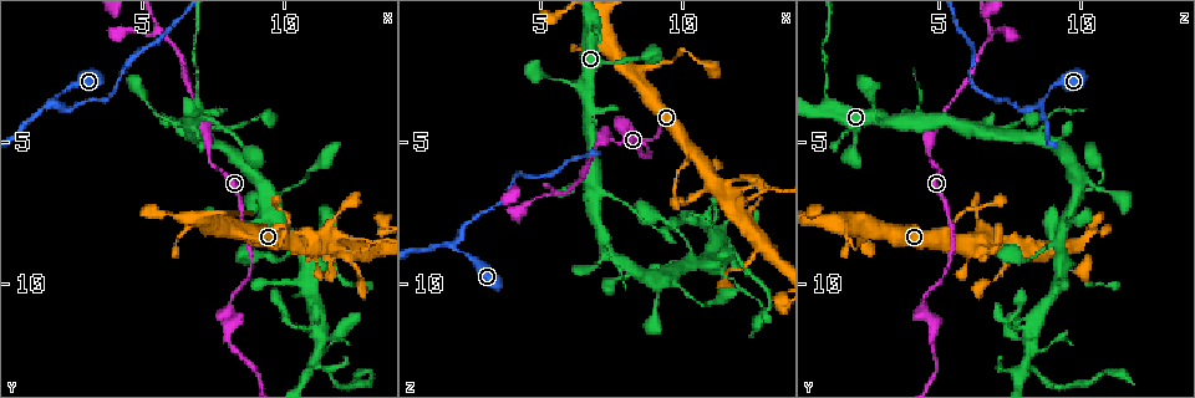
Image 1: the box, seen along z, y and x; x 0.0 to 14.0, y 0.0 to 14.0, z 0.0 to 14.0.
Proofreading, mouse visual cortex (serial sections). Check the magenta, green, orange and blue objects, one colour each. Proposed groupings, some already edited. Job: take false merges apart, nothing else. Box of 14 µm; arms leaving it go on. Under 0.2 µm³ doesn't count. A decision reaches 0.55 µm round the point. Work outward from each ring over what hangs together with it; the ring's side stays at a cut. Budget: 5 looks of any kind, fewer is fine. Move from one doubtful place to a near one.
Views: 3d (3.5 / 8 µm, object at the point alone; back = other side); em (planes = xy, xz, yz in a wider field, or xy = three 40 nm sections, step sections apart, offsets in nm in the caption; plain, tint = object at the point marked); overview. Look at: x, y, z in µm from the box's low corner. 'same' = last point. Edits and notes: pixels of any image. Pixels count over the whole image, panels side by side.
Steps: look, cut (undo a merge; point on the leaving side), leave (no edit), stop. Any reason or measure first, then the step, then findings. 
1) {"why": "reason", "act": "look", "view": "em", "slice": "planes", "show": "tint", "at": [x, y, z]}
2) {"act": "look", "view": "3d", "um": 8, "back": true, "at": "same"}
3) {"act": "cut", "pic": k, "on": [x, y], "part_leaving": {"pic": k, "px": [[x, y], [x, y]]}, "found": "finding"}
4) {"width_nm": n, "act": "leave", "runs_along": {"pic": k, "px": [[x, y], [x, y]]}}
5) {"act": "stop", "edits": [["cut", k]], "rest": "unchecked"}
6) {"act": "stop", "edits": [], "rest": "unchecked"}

{"why": "thin neck", "act": "look", "view": "3d", "um": 3.5, "back": true, "at": [6.9, 2.4, 0.9]}

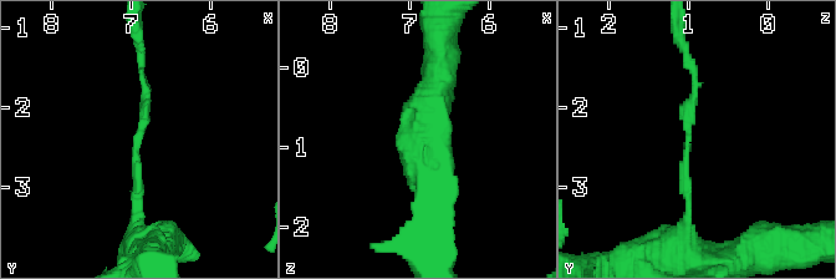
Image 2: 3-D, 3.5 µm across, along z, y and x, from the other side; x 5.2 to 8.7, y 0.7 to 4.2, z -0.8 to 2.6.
{"arm_widths_nm": [100, 150], "act": "look", "view": "em", "slice": "xy", "step": 5, "show": "tint", "at": [6.90, 2.45, 1.00]}

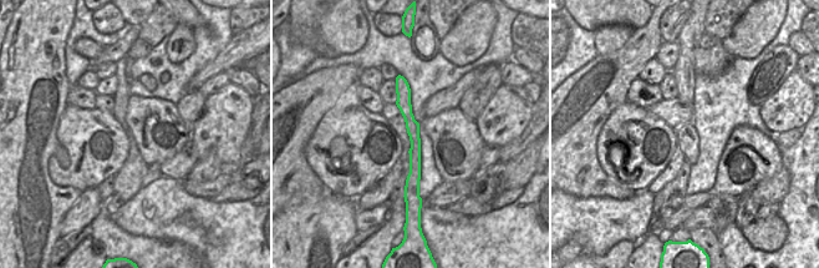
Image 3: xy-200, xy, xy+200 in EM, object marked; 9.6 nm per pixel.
{"act": "leave", "found": "continuous, no second cell"}

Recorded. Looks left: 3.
{"why": "side arm on a straight run", "act": "look", "view": "3d", "um": 3.5, "at": [2.1, 3.5, 8.8]}

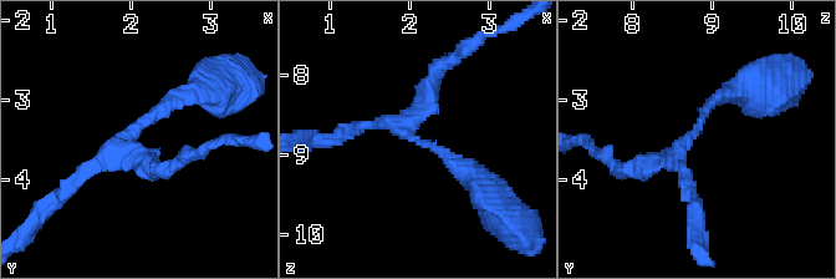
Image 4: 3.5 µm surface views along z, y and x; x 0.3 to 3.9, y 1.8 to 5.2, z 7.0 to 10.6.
{"act": "look", "view": "em", "slice": "planes", "show": "tint", "at": [2.05, 3.45, 8.80]}

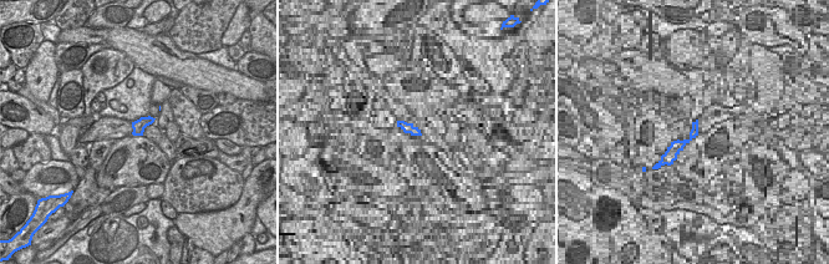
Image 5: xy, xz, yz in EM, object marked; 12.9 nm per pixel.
{"width_nm": 170, "act": "leave", "runs_along": {"pic": 4, "px": [[737, 91], [714, 100], [666, 161], [631, 168]]}, "found": "continuous, no second cell"}

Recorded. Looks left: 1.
{"act": "stop", "edits": [], "rest": "unchecked"}

